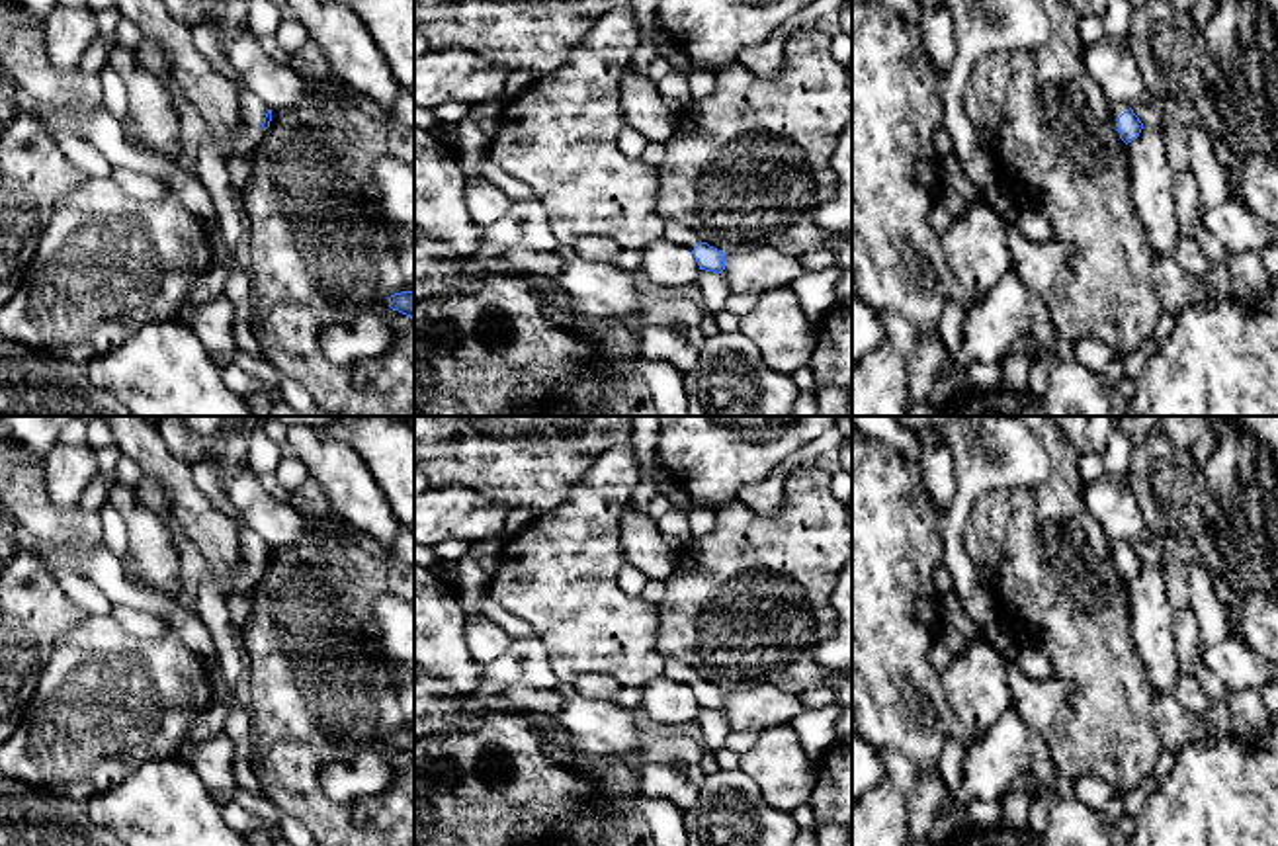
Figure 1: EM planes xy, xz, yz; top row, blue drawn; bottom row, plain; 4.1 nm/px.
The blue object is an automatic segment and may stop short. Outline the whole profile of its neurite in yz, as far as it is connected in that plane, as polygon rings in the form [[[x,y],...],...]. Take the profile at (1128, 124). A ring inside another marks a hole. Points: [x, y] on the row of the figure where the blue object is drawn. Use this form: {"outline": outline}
{"outline": [[[1129,107],[1128,111],[1124,111],[1118,117],[1116,127],[1118,127],[1120,139],[1128,145],[1128,143],[1131,143],[1133,139],[1139,137],[1143,123],[1139,121],[1139,117]]]}

